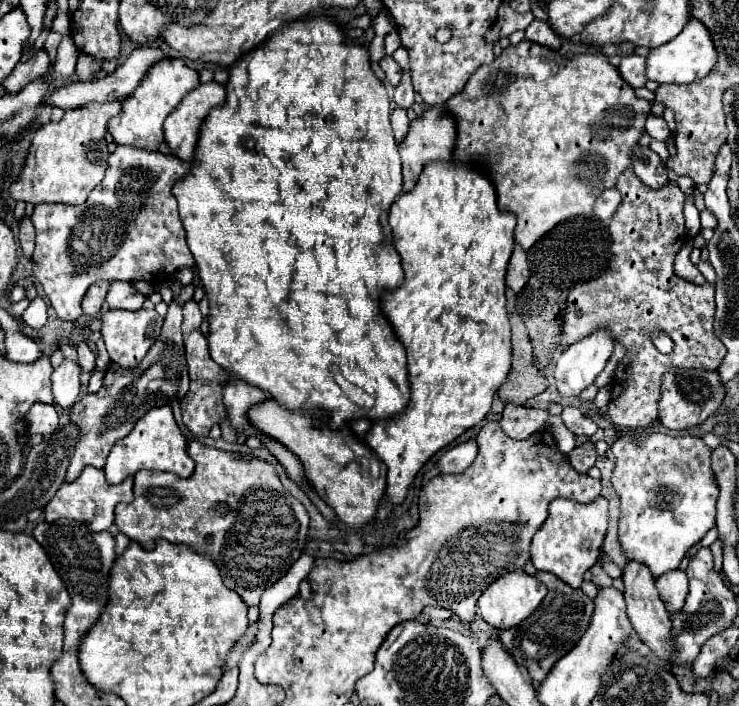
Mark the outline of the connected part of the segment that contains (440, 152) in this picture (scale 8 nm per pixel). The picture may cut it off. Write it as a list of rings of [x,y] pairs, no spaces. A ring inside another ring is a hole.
[[[442,104],[438,106],[422,106],[422,114],[416,116],[410,122],[408,134],[404,136],[404,140],[398,144],[398,152],[402,158],[402,176],[404,176],[404,192],[412,190],[424,164],[430,160],[450,160],[452,158],[452,150],[454,150],[454,140],[456,140],[456,132],[454,132],[454,120],[450,120],[450,116],[442,116]]]

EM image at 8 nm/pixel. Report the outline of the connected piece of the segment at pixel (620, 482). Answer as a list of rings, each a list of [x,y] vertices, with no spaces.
[[[646,434],[646,436],[620,436],[610,446],[616,458],[612,474],[612,488],[620,496],[620,544],[628,560],[644,562],[654,576],[670,572],[680,566],[684,554],[698,544],[716,522],[716,498],[718,484],[710,468],[710,448],[698,436],[668,436],[668,434]]]

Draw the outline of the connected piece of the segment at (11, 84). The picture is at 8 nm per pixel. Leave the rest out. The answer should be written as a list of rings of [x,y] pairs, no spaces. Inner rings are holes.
[[[40,48],[40,50],[36,50],[36,54],[30,60],[20,62],[18,68],[14,68],[14,72],[6,78],[6,82],[2,82],[2,86],[10,94],[16,94],[30,80],[46,74],[48,68],[50,68],[50,54],[44,48]]]

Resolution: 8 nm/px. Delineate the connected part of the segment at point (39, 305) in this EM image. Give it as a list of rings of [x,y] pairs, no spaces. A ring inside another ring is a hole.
[[[38,296],[38,298],[34,298],[34,300],[30,302],[30,306],[24,310],[22,320],[24,320],[28,326],[32,326],[34,330],[38,330],[38,328],[42,328],[42,326],[46,324],[46,318],[48,318],[46,312],[48,312],[46,302]]]

